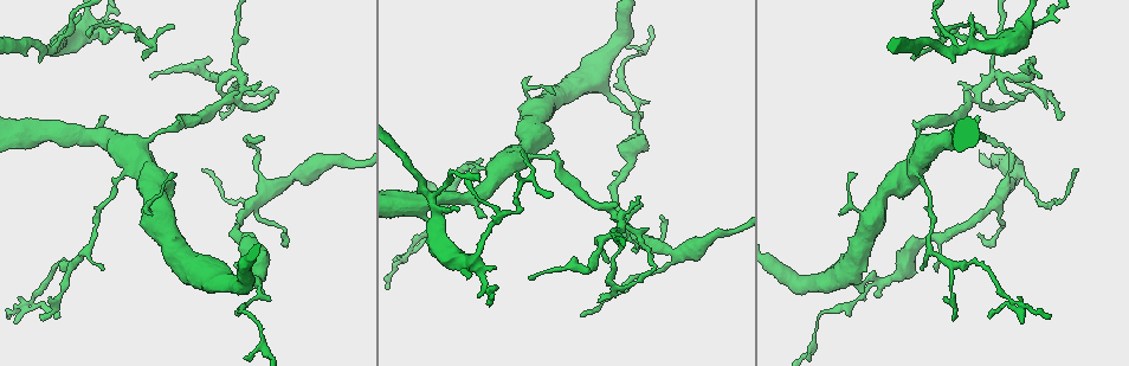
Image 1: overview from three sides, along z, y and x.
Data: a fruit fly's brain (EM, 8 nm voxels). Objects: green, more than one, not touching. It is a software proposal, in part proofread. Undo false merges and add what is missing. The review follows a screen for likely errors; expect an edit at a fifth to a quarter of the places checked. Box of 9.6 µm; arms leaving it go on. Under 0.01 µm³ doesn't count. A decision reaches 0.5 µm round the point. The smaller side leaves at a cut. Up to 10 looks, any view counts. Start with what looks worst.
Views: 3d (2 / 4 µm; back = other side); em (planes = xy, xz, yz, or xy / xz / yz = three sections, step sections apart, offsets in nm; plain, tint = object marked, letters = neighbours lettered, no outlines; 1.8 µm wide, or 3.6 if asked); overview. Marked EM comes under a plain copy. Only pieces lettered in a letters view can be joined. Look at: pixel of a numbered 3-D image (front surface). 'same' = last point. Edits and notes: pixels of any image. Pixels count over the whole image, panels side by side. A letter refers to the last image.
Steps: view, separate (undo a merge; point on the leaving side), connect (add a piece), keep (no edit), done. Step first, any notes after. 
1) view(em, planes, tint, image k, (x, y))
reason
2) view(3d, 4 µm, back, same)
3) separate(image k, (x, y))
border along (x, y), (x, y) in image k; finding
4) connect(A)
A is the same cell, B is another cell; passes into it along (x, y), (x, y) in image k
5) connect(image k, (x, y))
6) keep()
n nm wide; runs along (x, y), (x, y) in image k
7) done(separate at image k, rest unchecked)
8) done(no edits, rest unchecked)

view(3d, 2 µm, back, image 1, (54, 52))
thick turns thin

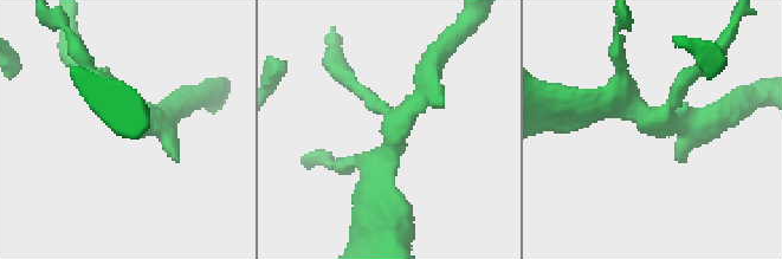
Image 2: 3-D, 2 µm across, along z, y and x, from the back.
view(em, yz, step 4, letters, image 2, (653, 121))

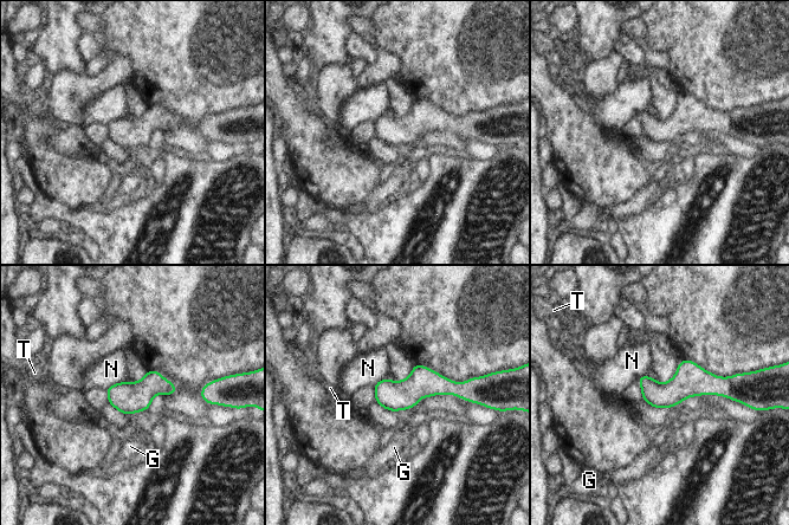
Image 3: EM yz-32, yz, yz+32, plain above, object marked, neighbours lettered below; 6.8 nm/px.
view(em, xz, step 8, letters, same)
another direction

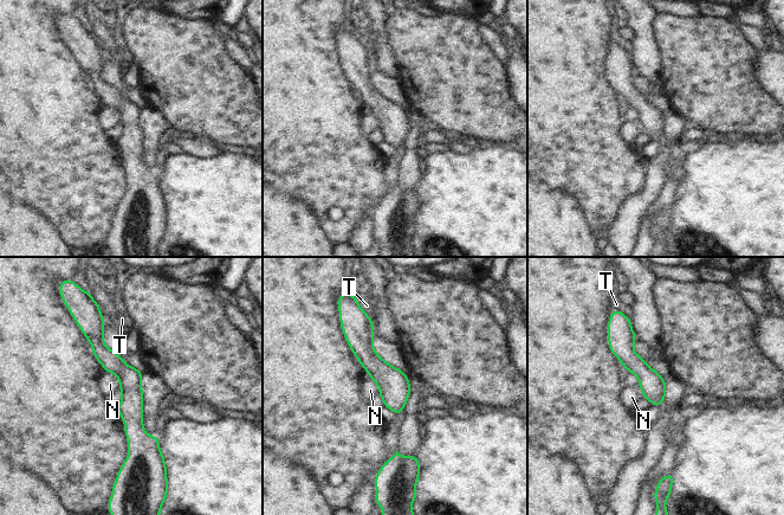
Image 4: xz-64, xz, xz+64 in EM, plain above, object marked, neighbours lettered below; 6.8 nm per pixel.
keep()
N and T are other cells; runs along (99, 327), (141, 459) in image 4; continuous, no second neuron

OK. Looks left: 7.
view(3d, 4 µm, image 1, (879, 282))
sharp bend

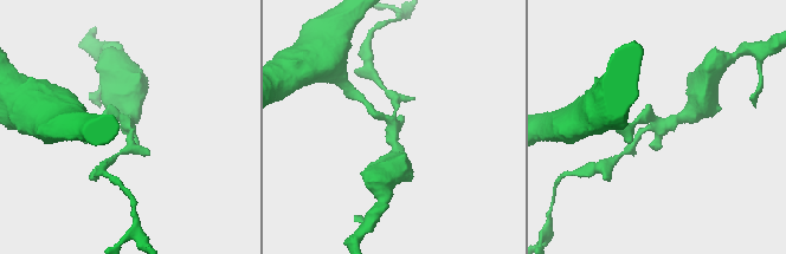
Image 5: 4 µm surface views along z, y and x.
view(em, planes, tint, image 5, (393, 120))
3 arms

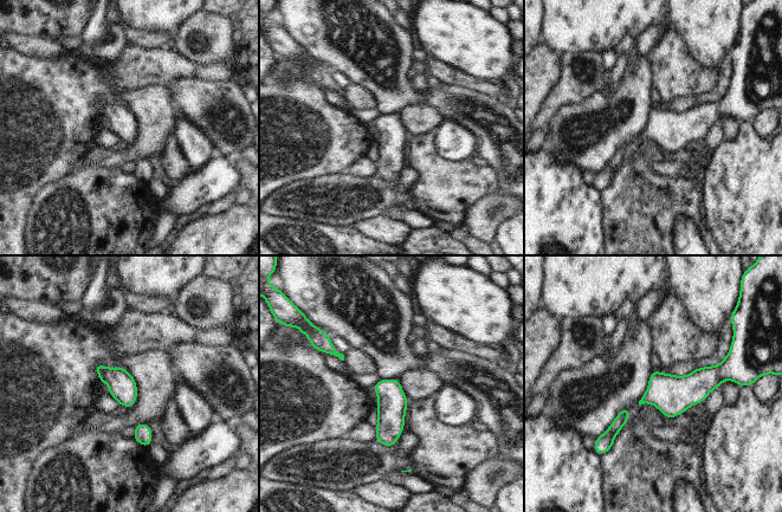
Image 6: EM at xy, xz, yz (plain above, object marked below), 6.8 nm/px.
view(em, planes, letters, same)

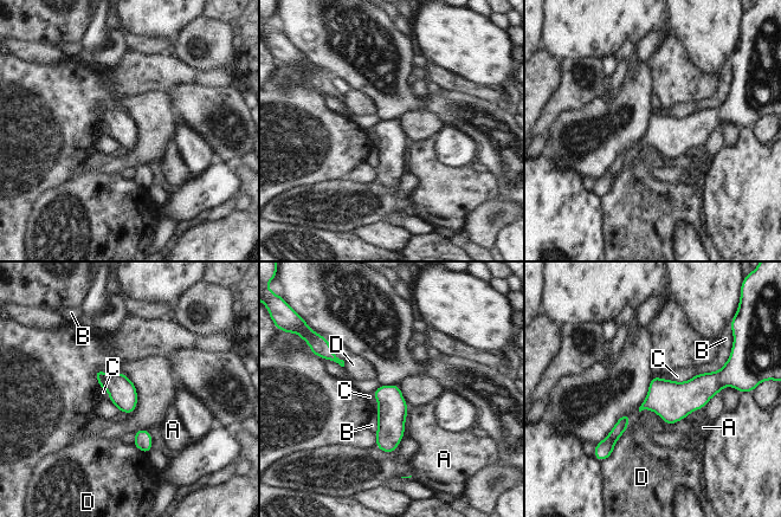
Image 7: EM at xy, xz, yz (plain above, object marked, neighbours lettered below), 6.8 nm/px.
keep()
A, B, C and D are other cells; border along (695, 374), (686, 381), (670, 380) in image 7; all the same neuron

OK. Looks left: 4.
view(em, planes, tint, image 1, (997, 74))
arms run side by side

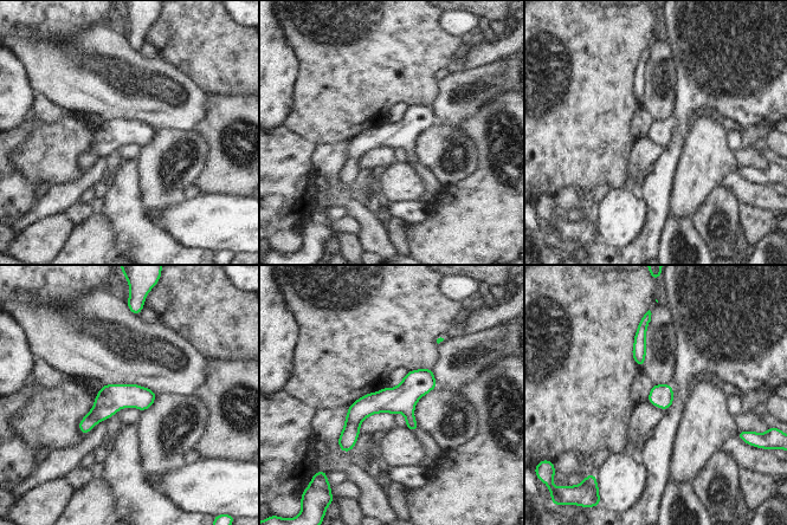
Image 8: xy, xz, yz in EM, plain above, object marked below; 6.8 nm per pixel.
view(em, planes, letters, same)
what lies round it

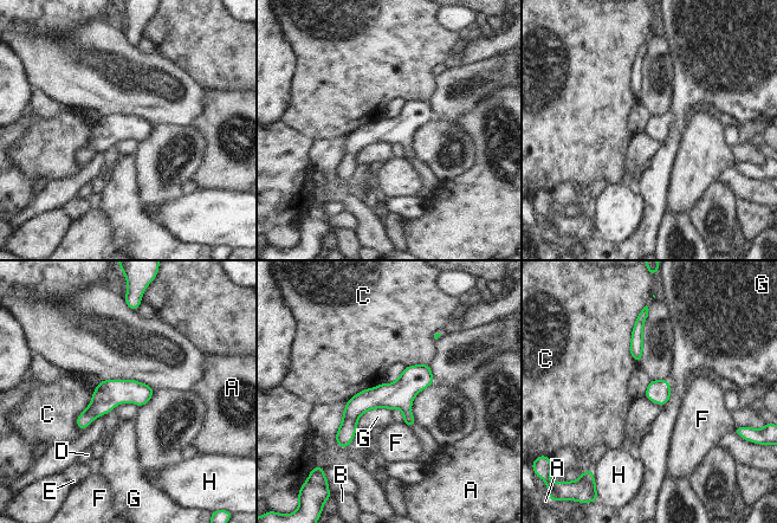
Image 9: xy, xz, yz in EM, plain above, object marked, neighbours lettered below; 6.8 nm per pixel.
keep()
A, B, C, D, E, F, G and H are other cells; border along (639, 312), (629, 344), (636, 363) in image 9; continuous, no second neuron

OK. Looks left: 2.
view(3d, 2 µm, back, image 1, (495, 268))
thick end

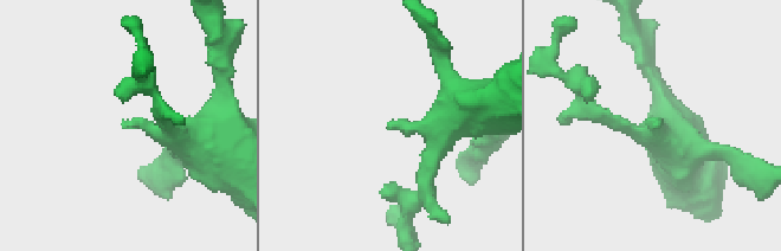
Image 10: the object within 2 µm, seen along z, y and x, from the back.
view(em, planes, letters, image 10, (125, 127))

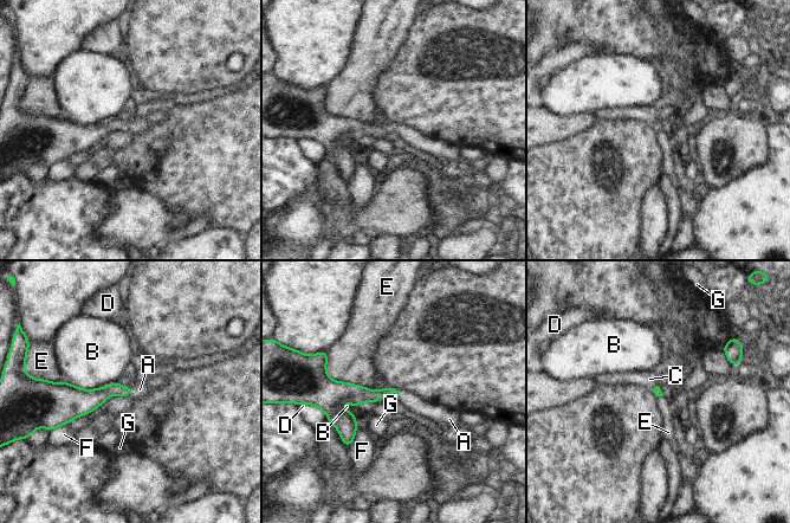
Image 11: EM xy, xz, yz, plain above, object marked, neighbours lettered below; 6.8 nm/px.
connect(image 11, (140, 389))
A is the same cell, B, C, D, E, F and G are other cells; passes into it along (97, 396), (133, 392), (140, 389) in image 11; it goes on there

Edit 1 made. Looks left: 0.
done(connect at image 11, rest unchecked)

